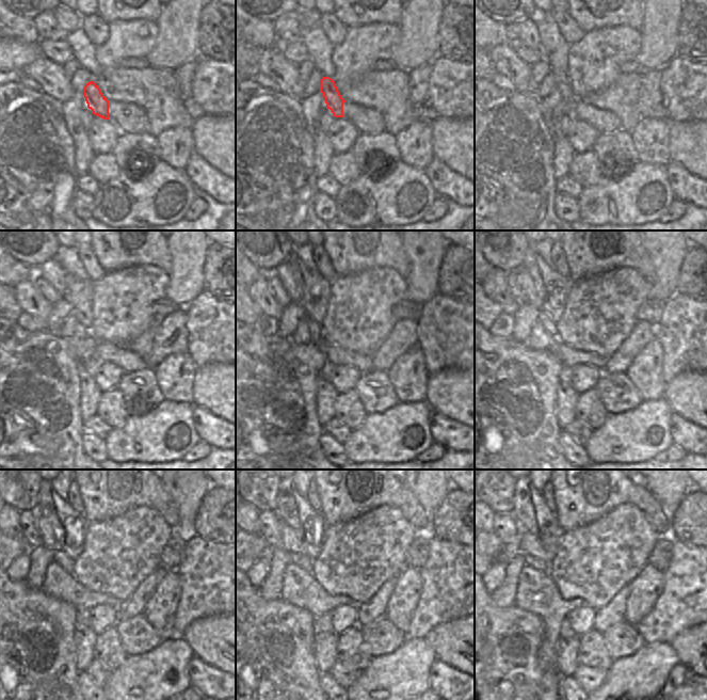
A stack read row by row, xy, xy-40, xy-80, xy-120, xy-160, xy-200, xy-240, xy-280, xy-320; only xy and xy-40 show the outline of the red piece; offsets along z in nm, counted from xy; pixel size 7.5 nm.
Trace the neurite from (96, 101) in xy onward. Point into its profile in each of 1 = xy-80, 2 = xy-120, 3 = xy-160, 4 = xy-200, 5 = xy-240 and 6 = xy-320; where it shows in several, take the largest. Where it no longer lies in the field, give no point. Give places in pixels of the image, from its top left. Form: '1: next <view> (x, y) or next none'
1: next xy-80 (562, 82)
2: next xy-120 (78, 292)
3: next xy-160 (316, 289)
4: next xy-200 (553, 287)
5: next xy-240 (59, 512)
6: next xy-320 (532, 514)

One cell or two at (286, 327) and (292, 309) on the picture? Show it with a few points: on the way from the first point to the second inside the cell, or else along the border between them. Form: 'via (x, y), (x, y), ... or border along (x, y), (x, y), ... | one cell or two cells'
via (287, 322), (292, 314) | one cell

